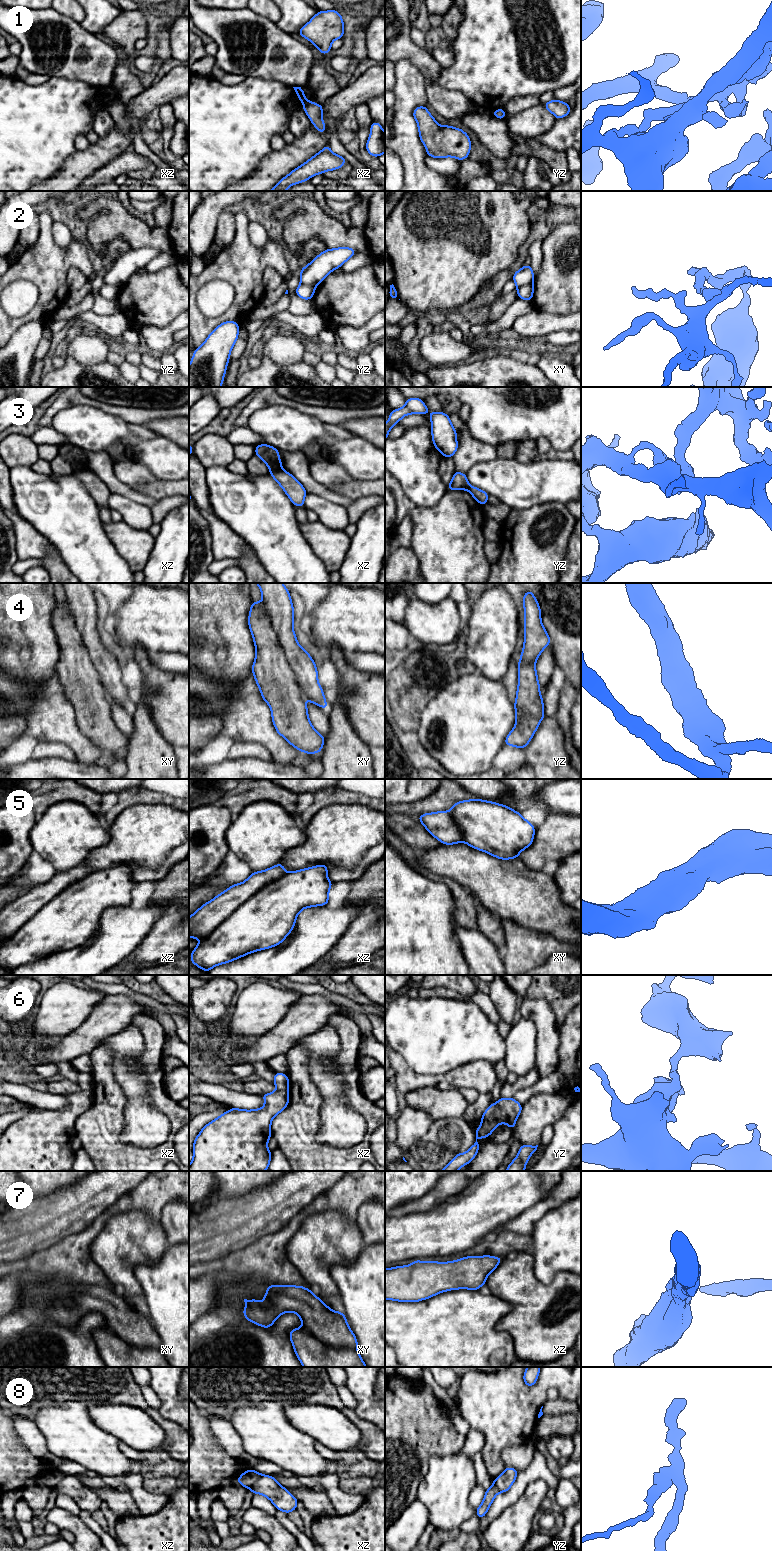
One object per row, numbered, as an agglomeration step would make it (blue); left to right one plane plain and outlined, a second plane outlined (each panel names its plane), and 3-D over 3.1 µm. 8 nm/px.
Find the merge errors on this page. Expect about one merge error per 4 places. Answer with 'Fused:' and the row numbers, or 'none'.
Fused: 1, 2, 3, 6, 8

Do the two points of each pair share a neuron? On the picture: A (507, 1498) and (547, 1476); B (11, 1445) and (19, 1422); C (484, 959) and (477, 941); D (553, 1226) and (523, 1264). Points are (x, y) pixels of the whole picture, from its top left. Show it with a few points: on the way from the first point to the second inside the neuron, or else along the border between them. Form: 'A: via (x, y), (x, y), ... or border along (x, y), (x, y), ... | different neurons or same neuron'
A: via (517, 1488), (530, 1475), (537, 1475) | same neuron
B: border along (10, 1416), (14, 1432), (28, 1452) | different neurons
C: via (481, 955), (477, 950), (477, 945) | same neuron
D: border along (531, 1254), (534, 1274), (537, 1277) | different neurons

